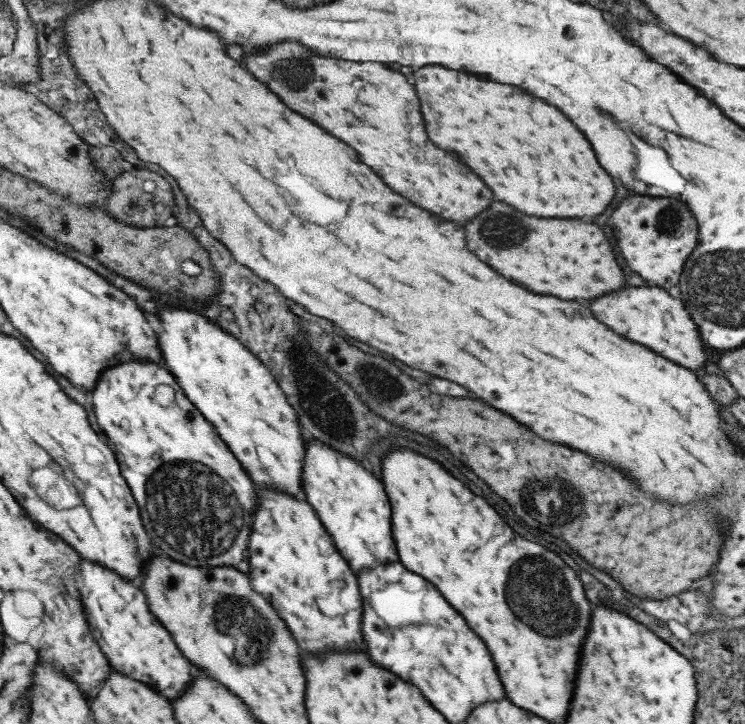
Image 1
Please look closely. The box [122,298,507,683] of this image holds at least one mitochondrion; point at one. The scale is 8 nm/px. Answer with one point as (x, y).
(181, 517)

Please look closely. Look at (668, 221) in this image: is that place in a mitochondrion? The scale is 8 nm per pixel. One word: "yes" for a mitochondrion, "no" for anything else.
yes

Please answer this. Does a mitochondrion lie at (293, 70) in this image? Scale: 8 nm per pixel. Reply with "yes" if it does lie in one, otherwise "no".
yes

